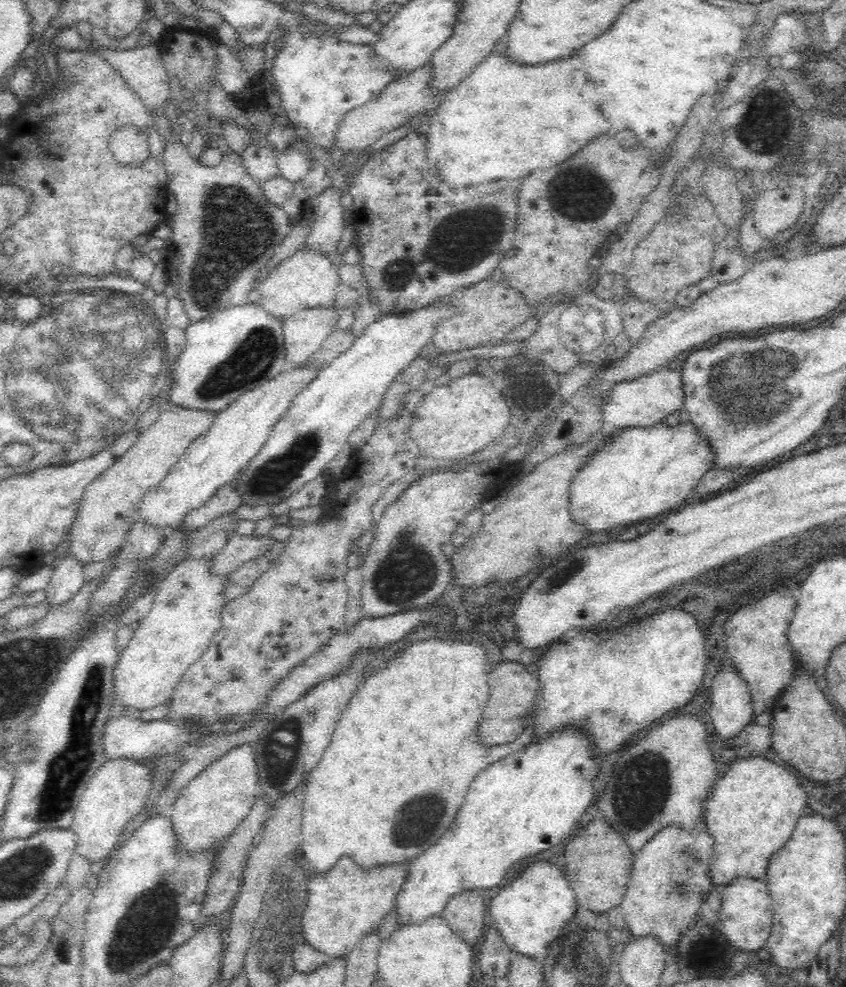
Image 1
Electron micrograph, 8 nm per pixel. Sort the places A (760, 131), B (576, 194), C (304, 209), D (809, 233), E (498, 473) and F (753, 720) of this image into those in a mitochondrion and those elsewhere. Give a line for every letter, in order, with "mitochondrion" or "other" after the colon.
A: mitochondrion
B: mitochondrion
C: other
D: other
E: other
F: other

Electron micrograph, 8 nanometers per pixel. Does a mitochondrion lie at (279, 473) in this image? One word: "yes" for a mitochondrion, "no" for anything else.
yes

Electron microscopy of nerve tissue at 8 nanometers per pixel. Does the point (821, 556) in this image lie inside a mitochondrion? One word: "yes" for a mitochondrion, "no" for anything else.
no

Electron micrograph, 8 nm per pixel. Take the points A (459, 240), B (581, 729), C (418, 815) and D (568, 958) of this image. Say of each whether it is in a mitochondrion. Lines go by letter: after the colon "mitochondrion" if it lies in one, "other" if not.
A: mitochondrion
B: other
C: mitochondrion
D: mitochondrion

